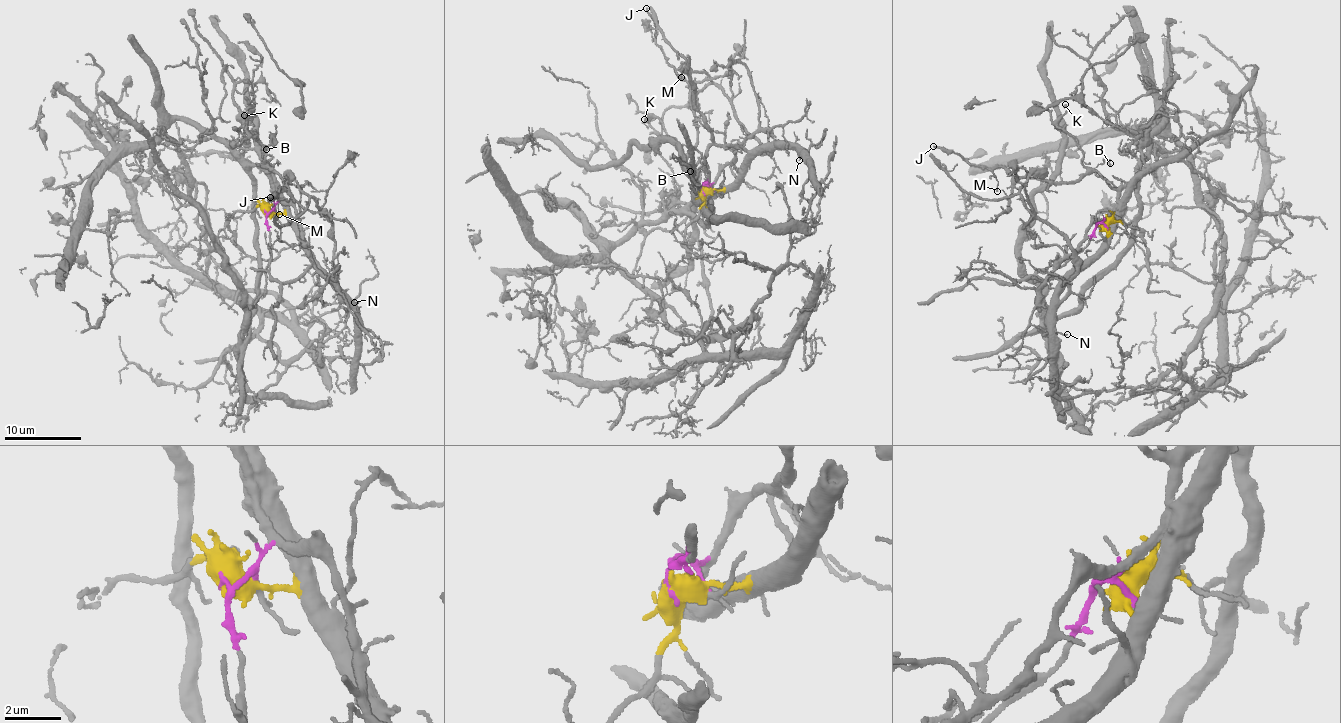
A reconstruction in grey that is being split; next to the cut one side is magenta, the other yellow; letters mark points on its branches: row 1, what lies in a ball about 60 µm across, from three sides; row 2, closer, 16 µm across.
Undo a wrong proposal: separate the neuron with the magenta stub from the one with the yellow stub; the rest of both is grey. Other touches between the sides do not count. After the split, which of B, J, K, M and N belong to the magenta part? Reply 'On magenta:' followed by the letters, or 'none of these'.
On magenta: B, J, K, M

